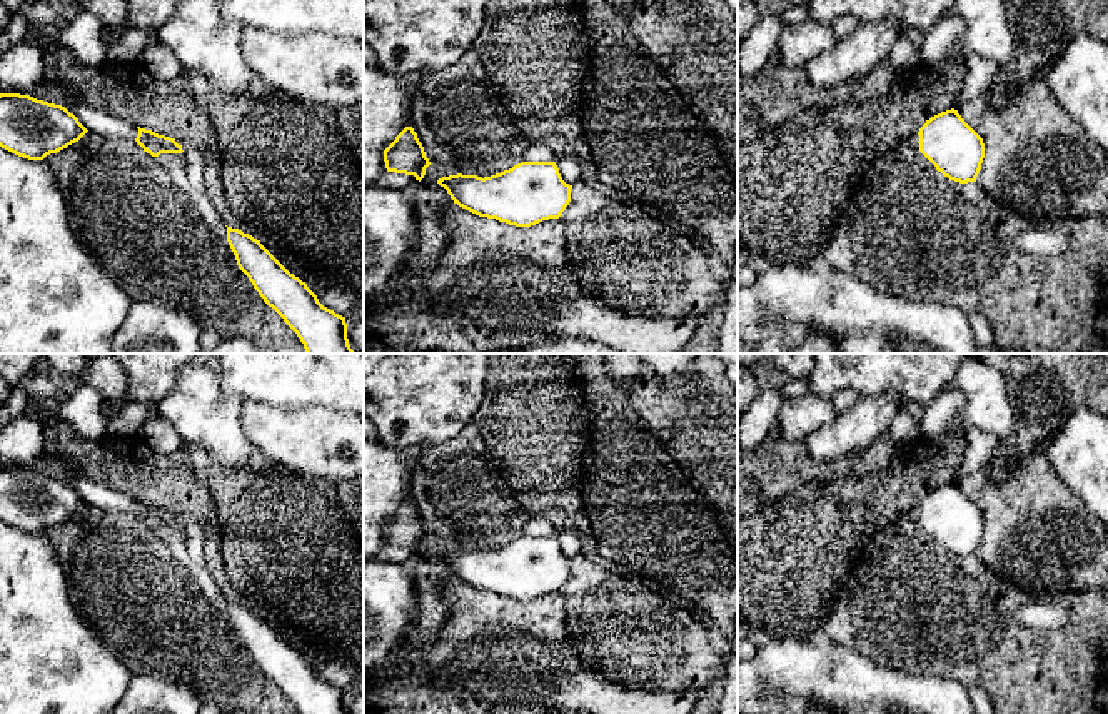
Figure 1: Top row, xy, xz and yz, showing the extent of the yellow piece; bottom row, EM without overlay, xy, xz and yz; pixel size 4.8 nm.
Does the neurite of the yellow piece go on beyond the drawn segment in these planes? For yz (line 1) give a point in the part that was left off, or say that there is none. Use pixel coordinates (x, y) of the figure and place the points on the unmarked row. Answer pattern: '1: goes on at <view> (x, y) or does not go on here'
1: does not go on here

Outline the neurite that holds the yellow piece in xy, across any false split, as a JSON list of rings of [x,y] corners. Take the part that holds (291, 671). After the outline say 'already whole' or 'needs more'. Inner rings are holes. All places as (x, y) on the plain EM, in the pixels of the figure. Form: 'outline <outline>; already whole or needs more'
outline [[[227,601],[227,616],[239,642],[300,714],[349,714],[345,691],[324,681],[307,657],[290,647],[260,614]]]; already whole

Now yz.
outline [[[958,484],[941,485],[919,502],[919,525],[949,554],[976,556],[985,532],[983,512]]]; already whole

